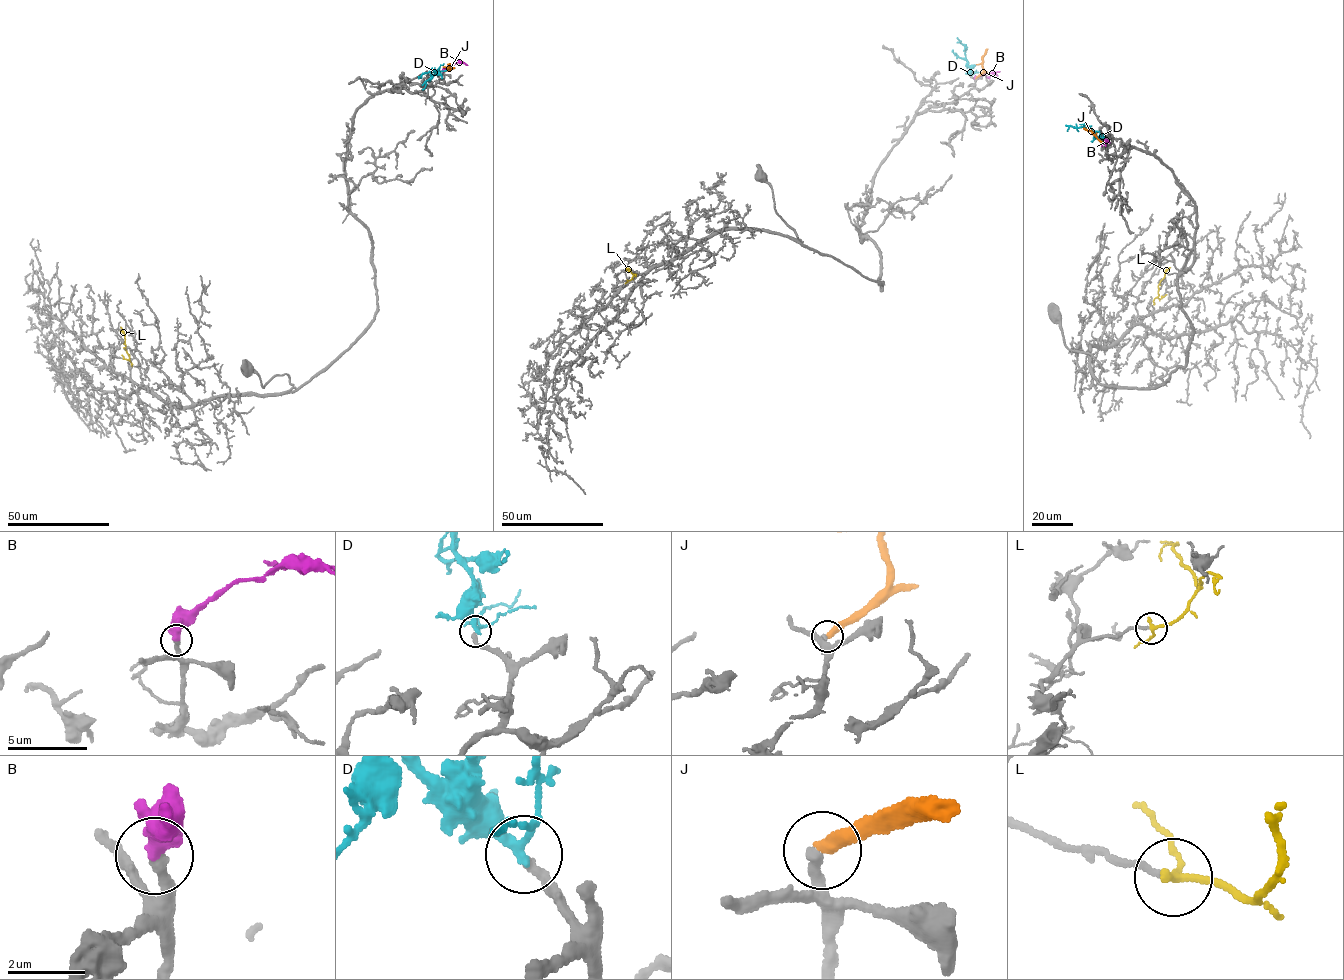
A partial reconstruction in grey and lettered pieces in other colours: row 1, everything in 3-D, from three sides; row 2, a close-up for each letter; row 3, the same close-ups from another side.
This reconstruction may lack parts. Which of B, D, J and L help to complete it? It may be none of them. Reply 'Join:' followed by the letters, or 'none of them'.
Join: B, L

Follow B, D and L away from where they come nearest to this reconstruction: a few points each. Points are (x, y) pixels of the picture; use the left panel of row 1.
B: (443, 71), (456, 62), (467, 65)
D: (438, 74), (431, 72), (432, 77), (422, 90)
L: (123, 359), (129, 358), (120, 326)

